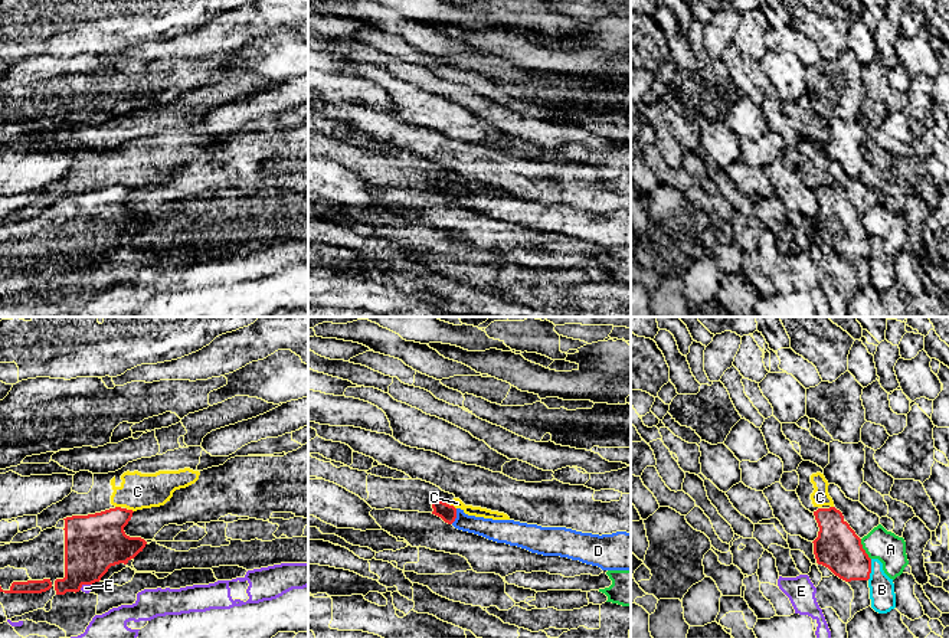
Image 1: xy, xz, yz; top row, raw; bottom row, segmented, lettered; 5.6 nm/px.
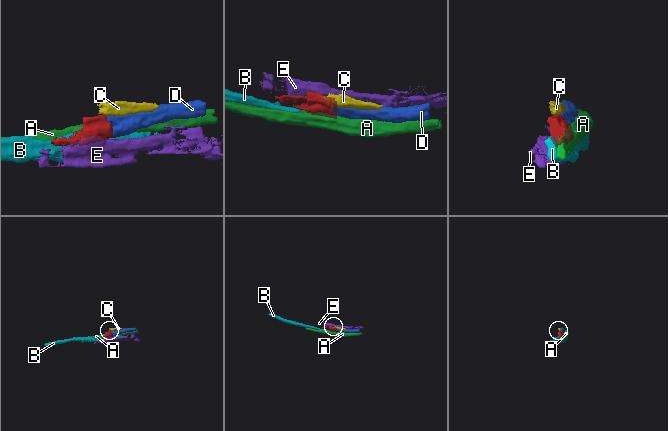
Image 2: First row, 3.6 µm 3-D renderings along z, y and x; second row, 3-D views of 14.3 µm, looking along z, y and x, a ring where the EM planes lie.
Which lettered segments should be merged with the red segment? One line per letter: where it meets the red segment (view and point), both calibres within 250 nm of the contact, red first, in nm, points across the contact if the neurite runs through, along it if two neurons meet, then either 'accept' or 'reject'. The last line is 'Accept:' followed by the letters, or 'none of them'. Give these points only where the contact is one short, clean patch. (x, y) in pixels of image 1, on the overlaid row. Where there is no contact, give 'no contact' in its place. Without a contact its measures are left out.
A: meets red in yz at (863, 549); 260 nm thick on the red side, 170 nm on the other; border along yz (860, 539), (861, 547), (870, 559); reject
B: meets red in yz at (870, 569); 260 nm thick on the red side, 140 nm on the other; reject
C: meets red in xy at (118, 507); 320 nm thick on the red side, 200 nm on the other; border along xy (115, 506), (120, 507); reject
D: meets red in xz at (455, 516); 100 nm thick on the red side, 130 nm on the other; runs through xz (448, 513), (455, 516), (465, 523), (497, 530); accept
E: meets red in xy at (85, 583); 320 nm thick on the red side, 50 nm on the other; border along xy (91, 583), (85, 583), (79, 589); reject
Accept: D

